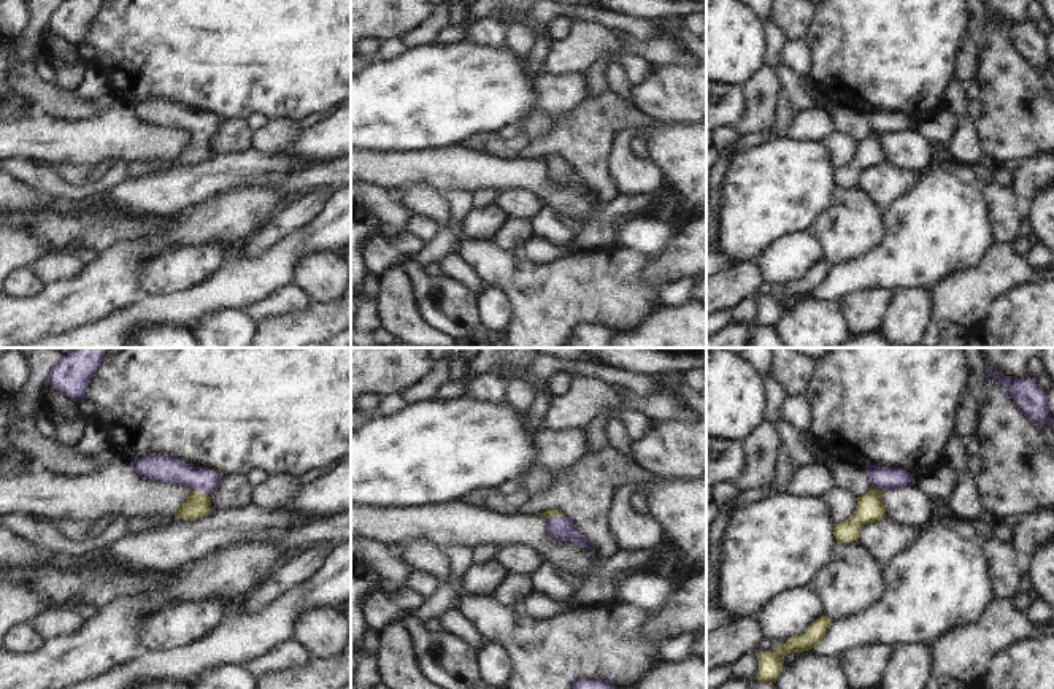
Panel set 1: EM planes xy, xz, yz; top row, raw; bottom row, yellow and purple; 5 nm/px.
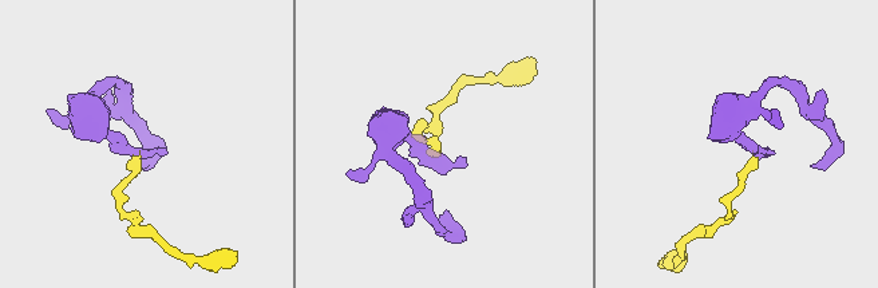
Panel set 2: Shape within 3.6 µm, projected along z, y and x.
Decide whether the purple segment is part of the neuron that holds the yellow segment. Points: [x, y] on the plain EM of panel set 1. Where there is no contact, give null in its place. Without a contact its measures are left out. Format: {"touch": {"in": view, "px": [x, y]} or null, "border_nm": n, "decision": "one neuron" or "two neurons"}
{"touch": {"in": "xy", "px": [199, 137]}, "border_nm": 110, "decision": "one neuron"}

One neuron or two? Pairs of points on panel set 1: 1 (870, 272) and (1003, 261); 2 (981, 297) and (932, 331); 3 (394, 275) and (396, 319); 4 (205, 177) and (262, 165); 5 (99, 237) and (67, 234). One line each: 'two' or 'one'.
1: two
2: two
3: one
4: one
5: one

